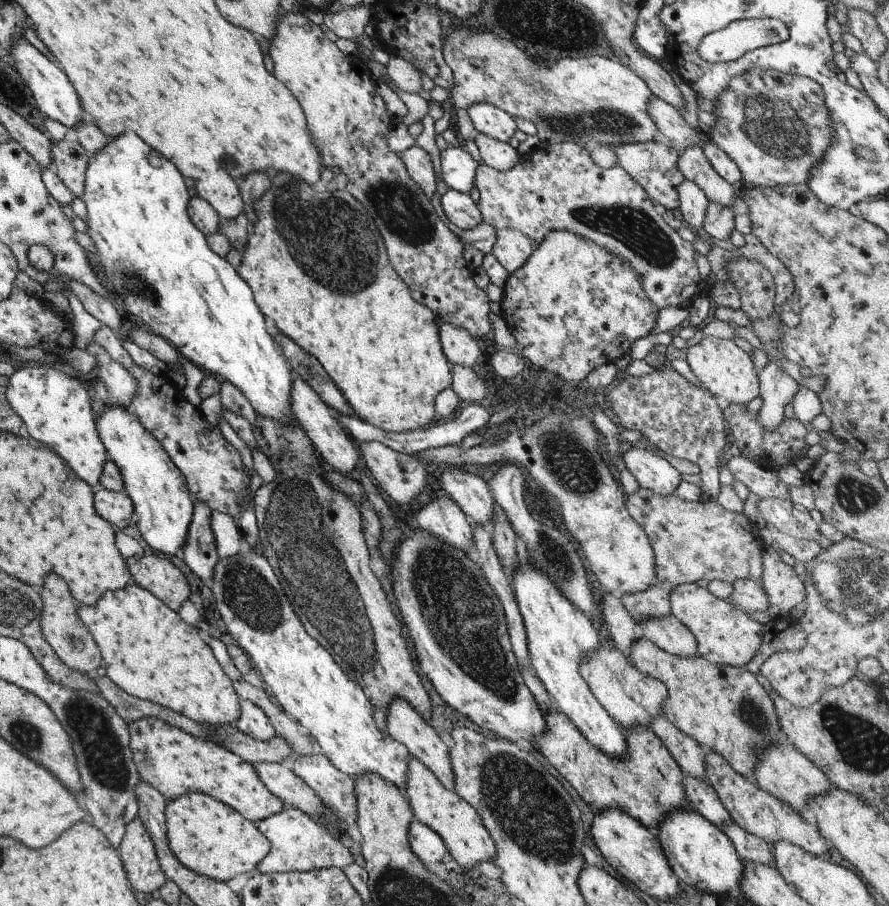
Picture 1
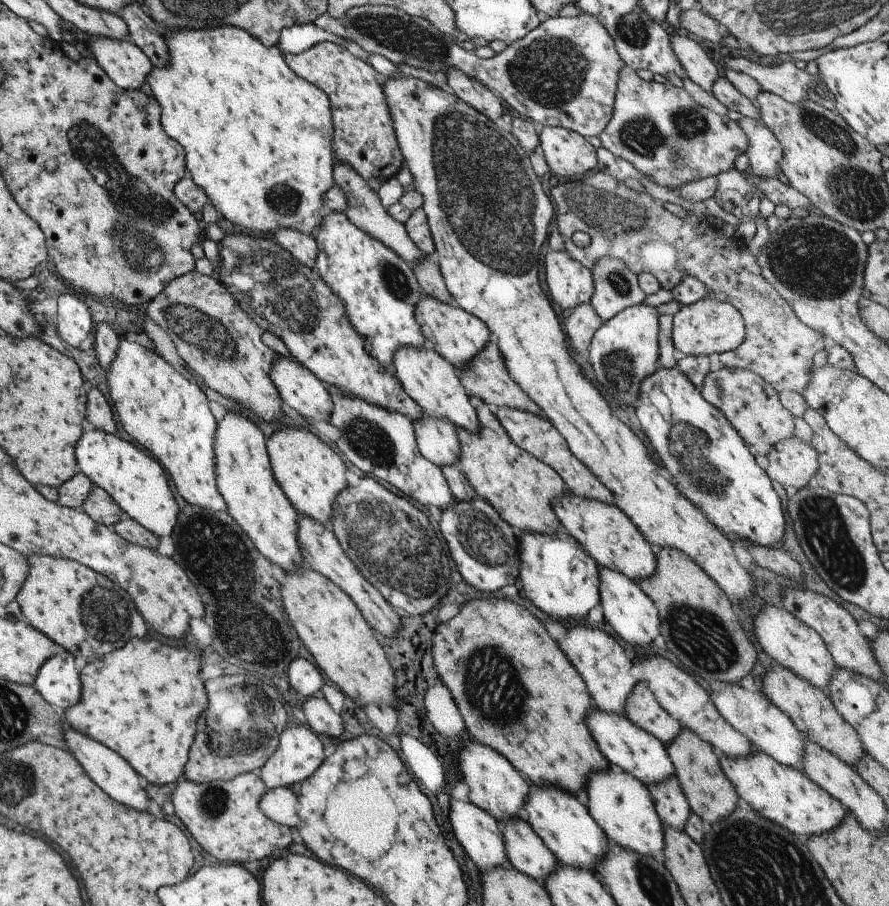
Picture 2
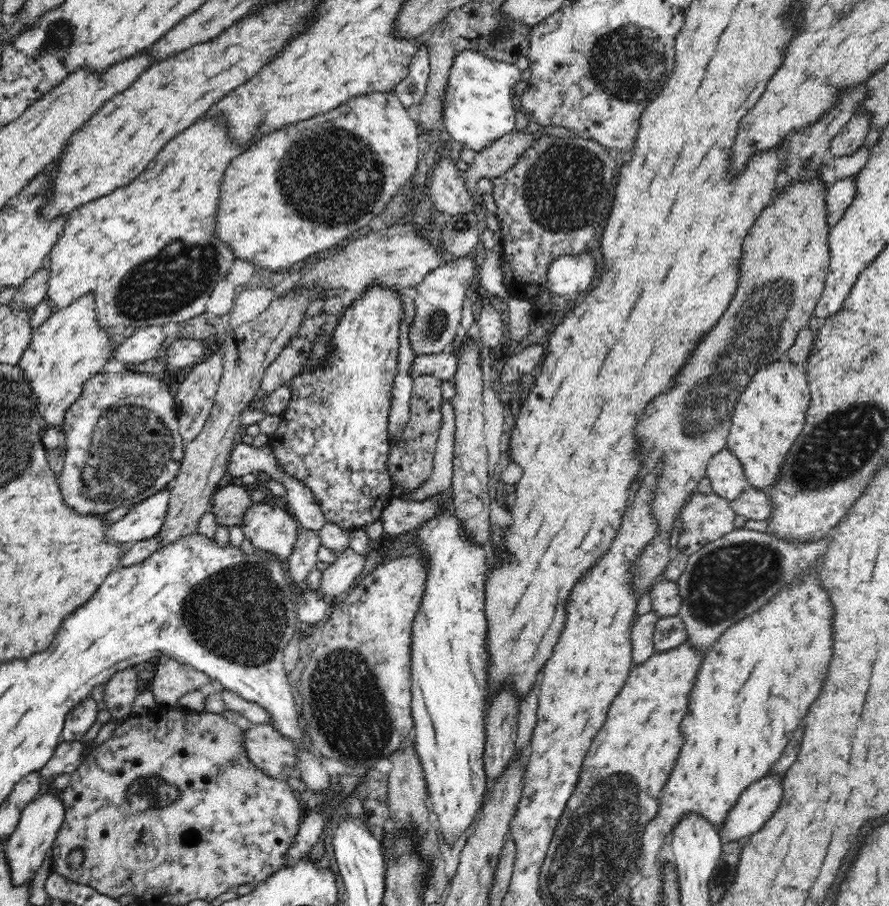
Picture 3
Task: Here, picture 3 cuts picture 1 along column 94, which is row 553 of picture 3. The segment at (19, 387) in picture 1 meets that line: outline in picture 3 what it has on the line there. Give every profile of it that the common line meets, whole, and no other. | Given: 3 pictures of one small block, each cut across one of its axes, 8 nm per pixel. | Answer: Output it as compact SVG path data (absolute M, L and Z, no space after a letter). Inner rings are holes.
M450 507L450 510L444 511L441 515L436 515L432 520L425 522L418 530L418 542L420 542L420 554L425 554L430 563L430 575L427 578L425 593L422 599L421 609L416 613L413 624L413 644L412 660L411 660L411 706L412 714L415 722L416 736L415 749L420 757L425 779L427 782L427 792L432 803L433 811L440 823L440 834L442 834L443 843L447 849L453 848L454 843L468 830L469 826L480 810L485 801L488 792L487 774L485 771L485 744L486 744L486 717L490 708L487 698L489 694L489 649L487 646L487 638L489 633L489 622L486 618L485 600L488 566L485 562L486 556L484 549L476 543L472 543L470 539L466 539L464 529L460 527L460 521Z

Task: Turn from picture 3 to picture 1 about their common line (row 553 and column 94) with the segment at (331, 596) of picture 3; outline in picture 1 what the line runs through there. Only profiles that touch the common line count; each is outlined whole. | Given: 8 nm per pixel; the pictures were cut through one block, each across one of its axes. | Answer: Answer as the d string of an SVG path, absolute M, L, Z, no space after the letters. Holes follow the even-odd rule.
M95 342L87 344L85 352L97 358L97 377L103 382L111 402L121 408L130 409L129 402L137 392L136 379L121 368L99 344Z

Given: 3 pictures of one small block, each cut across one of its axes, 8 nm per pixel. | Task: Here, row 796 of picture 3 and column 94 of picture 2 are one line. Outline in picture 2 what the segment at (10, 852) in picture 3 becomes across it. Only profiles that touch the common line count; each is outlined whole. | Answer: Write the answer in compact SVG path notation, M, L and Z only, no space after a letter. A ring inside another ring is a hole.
M84 37L99 68L124 91L139 89L152 64L148 56L127 39Z

